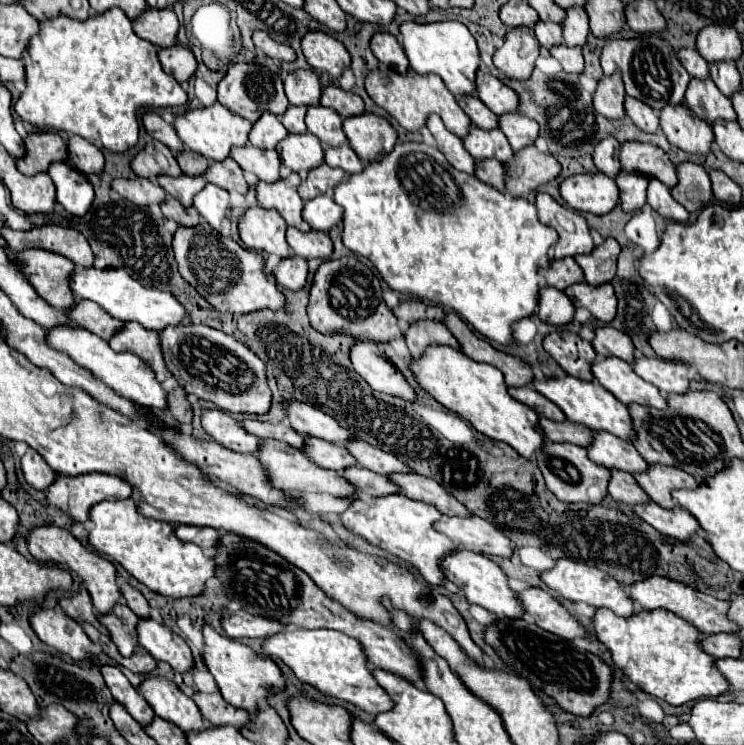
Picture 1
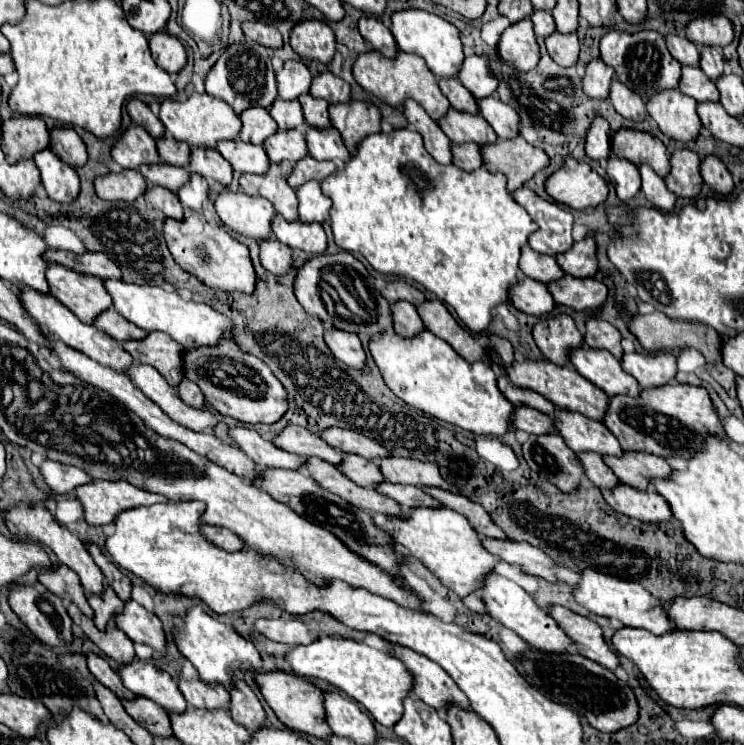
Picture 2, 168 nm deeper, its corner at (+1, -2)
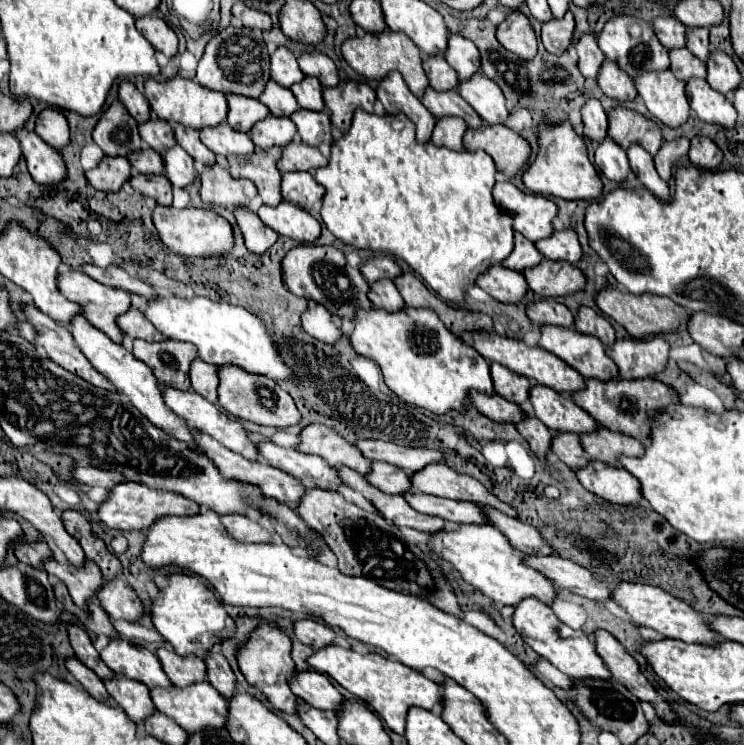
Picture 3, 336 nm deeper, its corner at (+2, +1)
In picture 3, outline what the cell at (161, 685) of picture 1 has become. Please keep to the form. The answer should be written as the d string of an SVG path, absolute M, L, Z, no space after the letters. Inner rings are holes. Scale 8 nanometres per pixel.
M124 638L110 640L108 646L100 652L100 656L104 664L110 670L114 670L114 674L140 680L148 688L154 688L154 686L168 688L170 686L170 680L164 674L160 660L150 650L136 646Z

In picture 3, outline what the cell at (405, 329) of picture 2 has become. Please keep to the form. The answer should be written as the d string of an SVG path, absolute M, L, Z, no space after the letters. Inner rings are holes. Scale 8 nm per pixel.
M378 280L378 284L370 284L368 298L374 306L386 308L388 312L398 312L404 308L404 300L392 280Z

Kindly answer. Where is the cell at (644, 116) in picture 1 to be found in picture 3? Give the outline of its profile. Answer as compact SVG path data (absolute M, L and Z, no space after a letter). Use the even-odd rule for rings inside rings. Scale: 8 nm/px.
M604 60L604 68L600 68L600 76L596 78L596 82L610 98L616 98L622 102L636 98L636 88L632 78L612 60Z

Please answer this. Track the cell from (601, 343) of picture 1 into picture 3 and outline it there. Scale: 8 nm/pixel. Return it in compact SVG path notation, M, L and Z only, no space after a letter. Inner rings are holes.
M582 306L578 310L578 316L574 318L574 328L584 334L596 336L604 346L612 346L612 342L614 342L614 328L610 326L610 322L604 316L596 314L592 308Z

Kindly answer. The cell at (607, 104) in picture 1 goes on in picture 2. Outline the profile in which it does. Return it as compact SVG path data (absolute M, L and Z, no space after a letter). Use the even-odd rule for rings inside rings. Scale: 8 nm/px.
M601 59L591 61L587 65L587 73L583 77L583 91L591 99L605 101L605 99L609 99L609 87L611 87L613 79L615 79L613 67L605 65Z

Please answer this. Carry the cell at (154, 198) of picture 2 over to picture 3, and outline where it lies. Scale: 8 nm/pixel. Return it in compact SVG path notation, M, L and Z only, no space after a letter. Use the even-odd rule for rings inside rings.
M132 172L128 182L136 192L154 198L158 204L172 206L172 184L168 184L166 176L162 176L162 174L142 176L138 172Z

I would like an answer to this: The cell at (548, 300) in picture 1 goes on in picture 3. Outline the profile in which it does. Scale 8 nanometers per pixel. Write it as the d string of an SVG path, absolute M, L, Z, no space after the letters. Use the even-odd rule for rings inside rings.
M504 266L488 268L488 272L484 272L484 276L480 276L480 280L476 280L476 286L480 286L494 300L504 302L504 304L520 302L528 288L528 284L520 272L504 268Z

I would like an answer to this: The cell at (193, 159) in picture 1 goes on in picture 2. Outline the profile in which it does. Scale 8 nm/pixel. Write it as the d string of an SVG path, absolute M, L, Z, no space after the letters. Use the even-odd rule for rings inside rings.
M163 137L163 139L157 139L157 149L159 149L161 159L169 165L185 167L189 163L191 147L187 143L179 143L173 137Z

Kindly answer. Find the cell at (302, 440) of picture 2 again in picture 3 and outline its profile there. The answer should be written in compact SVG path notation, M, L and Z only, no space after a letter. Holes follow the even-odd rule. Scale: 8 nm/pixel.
M324 424L306 426L300 434L300 440L302 440L298 446L300 452L316 454L334 468L348 466L364 476L366 472L370 472L372 462L364 458L364 454L354 444L350 444L348 440L344 440L340 434L332 432L332 428Z

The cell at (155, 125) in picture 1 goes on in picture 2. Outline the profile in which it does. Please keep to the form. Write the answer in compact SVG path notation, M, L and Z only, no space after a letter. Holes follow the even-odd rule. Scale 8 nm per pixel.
M131 99L127 103L127 111L129 111L131 119L137 125L141 125L149 135L153 135L155 139L163 139L165 137L165 127L163 127L161 119L141 99Z

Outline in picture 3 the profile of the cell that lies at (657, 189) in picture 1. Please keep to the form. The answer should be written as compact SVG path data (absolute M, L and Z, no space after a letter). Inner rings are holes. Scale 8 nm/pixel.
M632 144L628 150L628 160L630 160L630 168L634 170L634 174L640 178L640 182L660 200L668 200L668 184L664 180L660 180L656 168L654 168L654 160L652 156L638 144Z

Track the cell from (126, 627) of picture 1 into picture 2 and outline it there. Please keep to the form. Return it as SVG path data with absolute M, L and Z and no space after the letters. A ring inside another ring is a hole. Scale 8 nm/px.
M105 587L101 597L95 595L87 595L91 609L95 611L95 625L99 631L105 631L107 623L113 621L117 617L117 613L123 611L125 603L115 595L115 591L111 587Z

